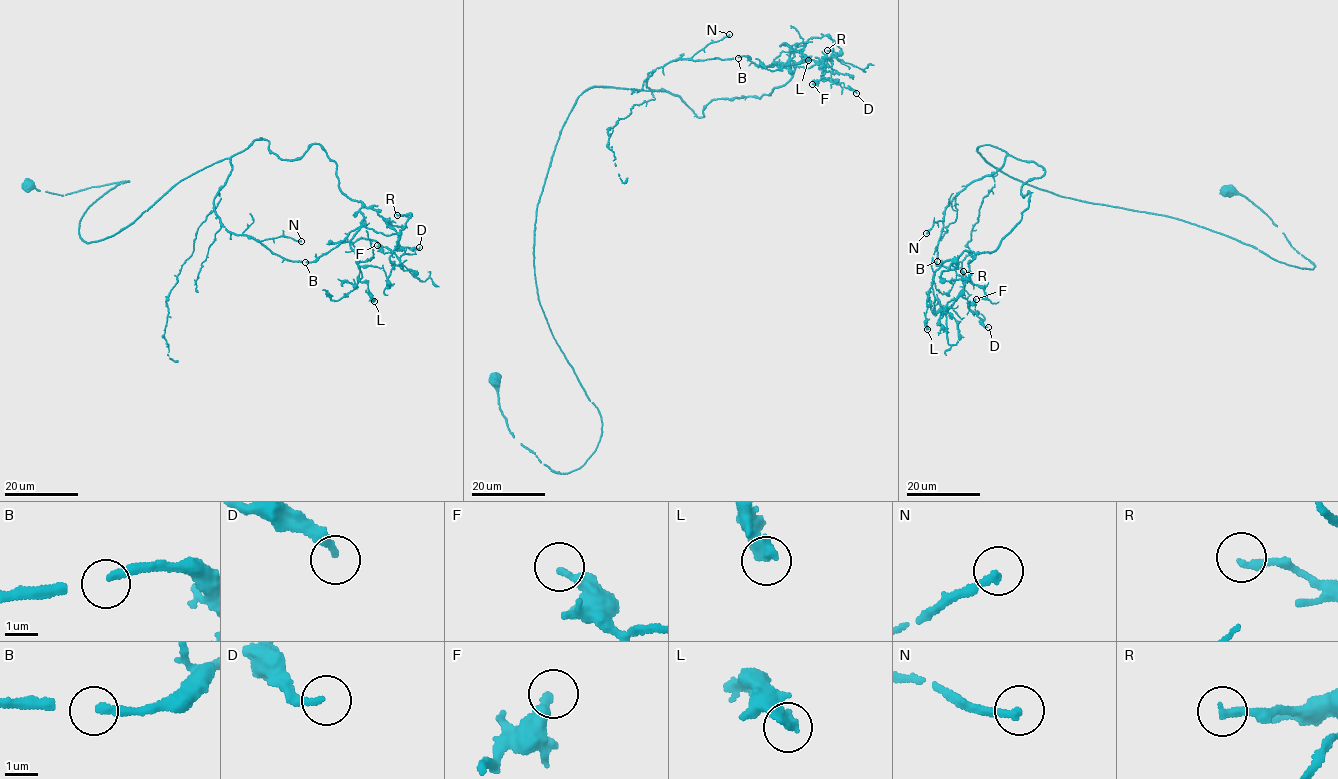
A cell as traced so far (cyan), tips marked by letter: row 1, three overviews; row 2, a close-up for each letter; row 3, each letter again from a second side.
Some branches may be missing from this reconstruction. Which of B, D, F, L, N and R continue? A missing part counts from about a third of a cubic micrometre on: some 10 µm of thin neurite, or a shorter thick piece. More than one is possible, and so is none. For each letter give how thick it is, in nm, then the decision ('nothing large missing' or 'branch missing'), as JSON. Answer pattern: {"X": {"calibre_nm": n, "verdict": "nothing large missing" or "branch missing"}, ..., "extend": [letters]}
{"B": {"calibre_nm": 180, "verdict": "nothing large missing"}, "D": {"calibre_nm": 190, "verdict": "nothing large missing"}, "F": {"calibre_nm": 320, "verdict": "nothing large missing"}, "L": {"calibre_nm": 320, "verdict": "nothing large missing"}, "N": {"calibre_nm": 240, "verdict": "branch missing"}, "R": {"calibre_nm": 220, "verdict": "nothing large missing"}, "extend": ["N"]}

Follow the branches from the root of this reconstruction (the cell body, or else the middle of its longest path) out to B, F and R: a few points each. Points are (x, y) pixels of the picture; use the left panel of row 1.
B: (28, 185), (129, 182), (87, 209), (88, 244), (259, 137), (283, 160), (317, 143), (363, 220), (305, 262)
F: (28, 185), (129, 182), (87, 209), (88, 244), (259, 137), (283, 160), (317, 143), (398, 235), (377, 245)
R: (28, 185), (129, 182), (88, 244), (259, 137), (319, 145), (367, 228), (397, 215)

